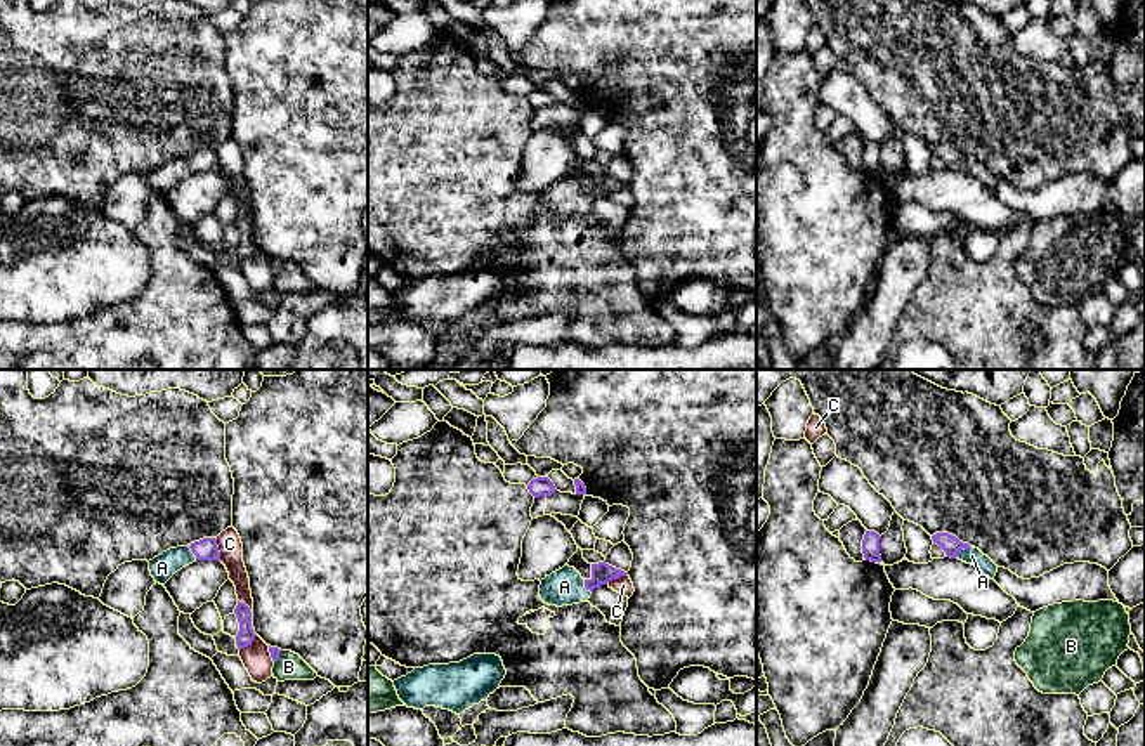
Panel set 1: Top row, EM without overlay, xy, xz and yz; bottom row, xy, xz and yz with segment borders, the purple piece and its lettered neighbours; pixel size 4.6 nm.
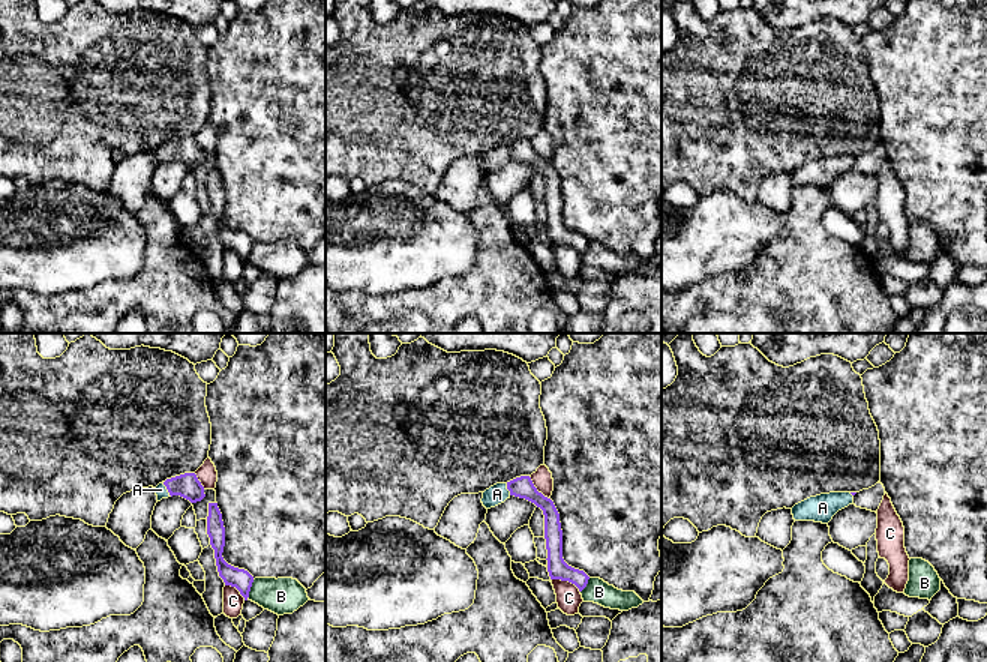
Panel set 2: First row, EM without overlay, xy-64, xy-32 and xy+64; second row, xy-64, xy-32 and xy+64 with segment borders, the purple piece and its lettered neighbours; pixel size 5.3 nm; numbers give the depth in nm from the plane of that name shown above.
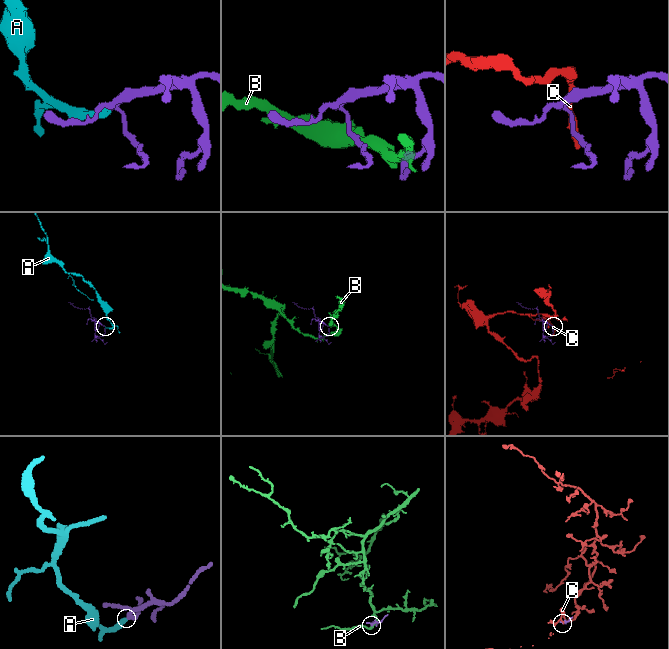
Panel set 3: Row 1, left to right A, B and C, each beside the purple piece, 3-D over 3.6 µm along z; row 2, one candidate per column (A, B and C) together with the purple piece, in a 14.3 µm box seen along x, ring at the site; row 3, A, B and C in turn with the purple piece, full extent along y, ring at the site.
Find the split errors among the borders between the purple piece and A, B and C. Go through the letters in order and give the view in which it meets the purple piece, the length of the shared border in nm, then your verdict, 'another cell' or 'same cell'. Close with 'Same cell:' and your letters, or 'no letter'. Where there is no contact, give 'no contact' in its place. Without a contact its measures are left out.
A: meets purple in yz; contact 90 nm long; same cell
B: meets purple in xy; contact 70 nm long; another cell
C: meets purple in xy; contact 240 nm long; another cell
Same cell: A

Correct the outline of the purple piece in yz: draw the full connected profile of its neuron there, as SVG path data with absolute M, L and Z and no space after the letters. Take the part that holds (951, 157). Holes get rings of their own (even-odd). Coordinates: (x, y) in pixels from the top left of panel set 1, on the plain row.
M937 144L932 147L932 151L945 163L947 168L959 170L966 175L972 175L978 179L985 187L994 191L998 184L998 177L987 167L984 167L978 160L959 153L956 147L949 144Z

